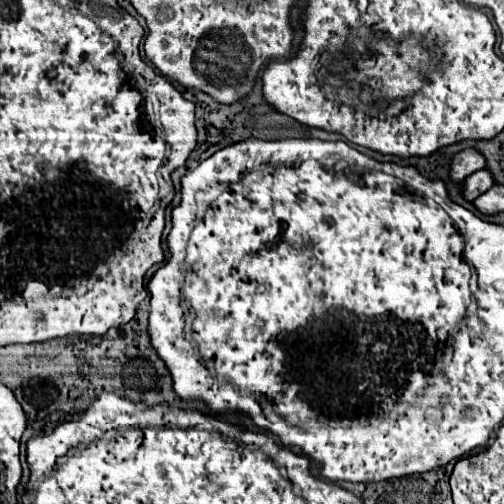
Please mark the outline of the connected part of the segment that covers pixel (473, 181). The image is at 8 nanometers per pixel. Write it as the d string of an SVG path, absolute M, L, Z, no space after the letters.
M483 168L483 170L471 174L471 176L465 180L465 198L473 202L477 196L481 196L481 194L483 194L487 188L491 188L493 184L495 184L493 174L491 174L487 168Z

